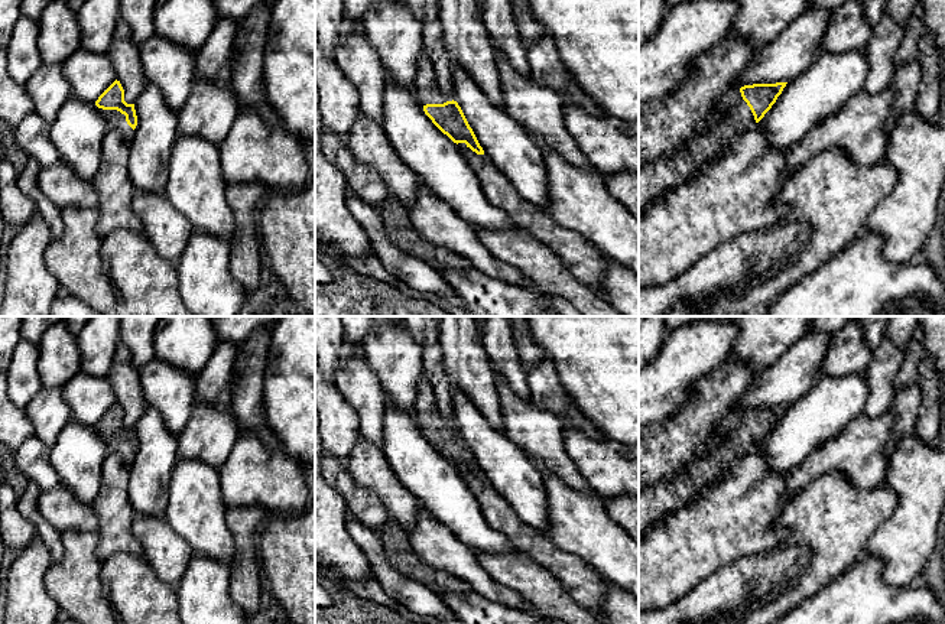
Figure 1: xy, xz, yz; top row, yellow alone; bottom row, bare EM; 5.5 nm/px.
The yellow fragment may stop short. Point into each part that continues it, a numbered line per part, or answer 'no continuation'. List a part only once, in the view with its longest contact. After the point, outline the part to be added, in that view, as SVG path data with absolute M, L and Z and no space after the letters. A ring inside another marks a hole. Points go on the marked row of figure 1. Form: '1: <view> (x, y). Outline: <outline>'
1: xy (114, 119). Outline: M98 108L98 111L105 118L108 129L117 129L127 140L131 139L133 129L127 124L124 114L117 110Z

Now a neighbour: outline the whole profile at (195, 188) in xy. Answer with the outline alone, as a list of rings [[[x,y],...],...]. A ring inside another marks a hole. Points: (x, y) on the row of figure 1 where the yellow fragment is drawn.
[[[178,134],[163,192],[194,231],[230,238],[234,231],[234,212],[225,199],[227,185],[220,146],[199,136]]]

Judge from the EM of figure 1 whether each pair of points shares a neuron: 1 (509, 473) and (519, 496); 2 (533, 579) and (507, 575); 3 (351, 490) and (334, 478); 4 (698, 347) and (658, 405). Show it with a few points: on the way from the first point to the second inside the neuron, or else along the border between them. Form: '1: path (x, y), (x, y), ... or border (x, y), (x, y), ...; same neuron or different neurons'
1: path (515, 478), (519, 483), (519, 490); same neuron
2: path (528, 578), (513, 575); same neuron
3: path (347, 486), (338, 478); same neuron
4: path (684, 361), (658, 390); same neuron

